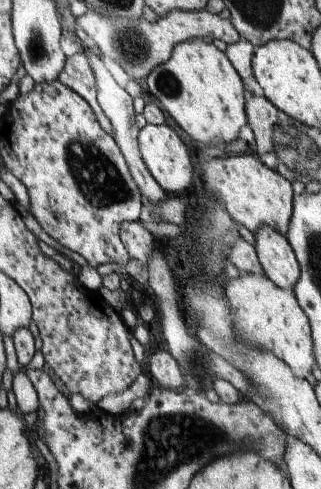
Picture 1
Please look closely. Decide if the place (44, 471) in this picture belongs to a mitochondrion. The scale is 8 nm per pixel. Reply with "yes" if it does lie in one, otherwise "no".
no

